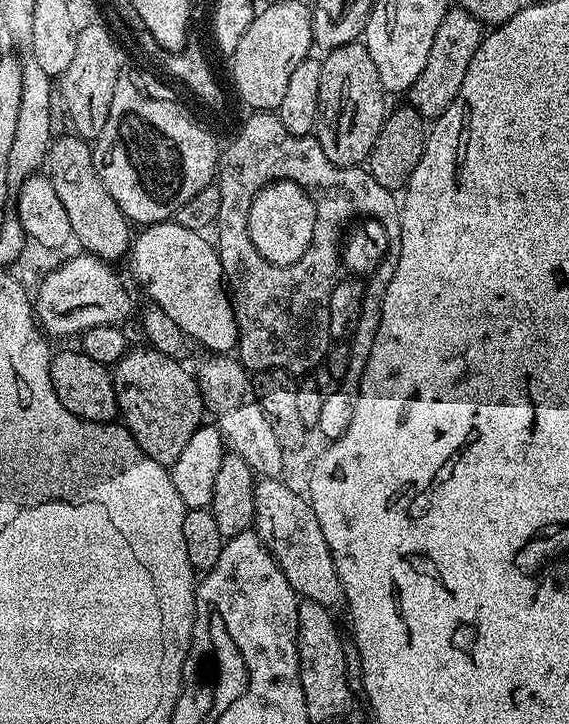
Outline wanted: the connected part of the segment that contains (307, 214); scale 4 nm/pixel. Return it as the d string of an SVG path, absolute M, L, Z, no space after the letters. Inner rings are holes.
M290 180L263 186L254 196L248 212L248 233L255 248L274 265L290 265L314 242L315 207L303 187Z

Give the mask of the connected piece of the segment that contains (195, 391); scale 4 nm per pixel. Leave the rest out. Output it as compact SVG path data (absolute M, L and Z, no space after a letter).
M151 346L143 347L136 349L133 347L128 350L111 369L118 416L134 438L134 442L138 442L138 446L142 446L142 450L146 454L150 454L150 458L154 458L154 462L170 466L174 462L178 462L182 450L186 447L186 442L190 442L190 434L194 434L194 430L201 428L203 420L200 419L205 419L206 416L204 399L200 396L200 386L194 379L193 373L191 376L180 365L179 359L157 352Z

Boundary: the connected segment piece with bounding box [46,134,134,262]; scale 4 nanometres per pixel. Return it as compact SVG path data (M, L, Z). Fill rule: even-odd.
M58 136L48 147L46 175L70 217L75 243L80 243L85 253L98 256L105 262L120 260L123 256L125 259L132 246L134 228L118 202L110 198L110 190L102 186L102 178L98 178L98 170L92 161L93 145L83 136Z

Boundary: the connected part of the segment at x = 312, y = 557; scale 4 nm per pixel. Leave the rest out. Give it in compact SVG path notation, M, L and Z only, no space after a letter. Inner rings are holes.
M260 478L256 481L256 489L254 490L254 531L256 537L262 541L264 545L267 546L268 552L273 556L274 559L278 562L278 566L282 570L282 574L286 574L286 582L290 582L290 586L292 589L301 594L303 597L306 597L309 600L313 600L314 602L318 602L326 609L332 610L335 609L335 604L338 605L344 599L344 591L342 590L342 582L338 578L338 570L334 566L334 562L332 561L332 555L330 554L330 546L326 546L326 537L322 534L322 526L318 526L318 518L314 514L314 510L312 509L311 504L308 503L307 499L303 495L300 496L295 492L294 489L291 488L288 484L283 484L283 479L280 478Z

